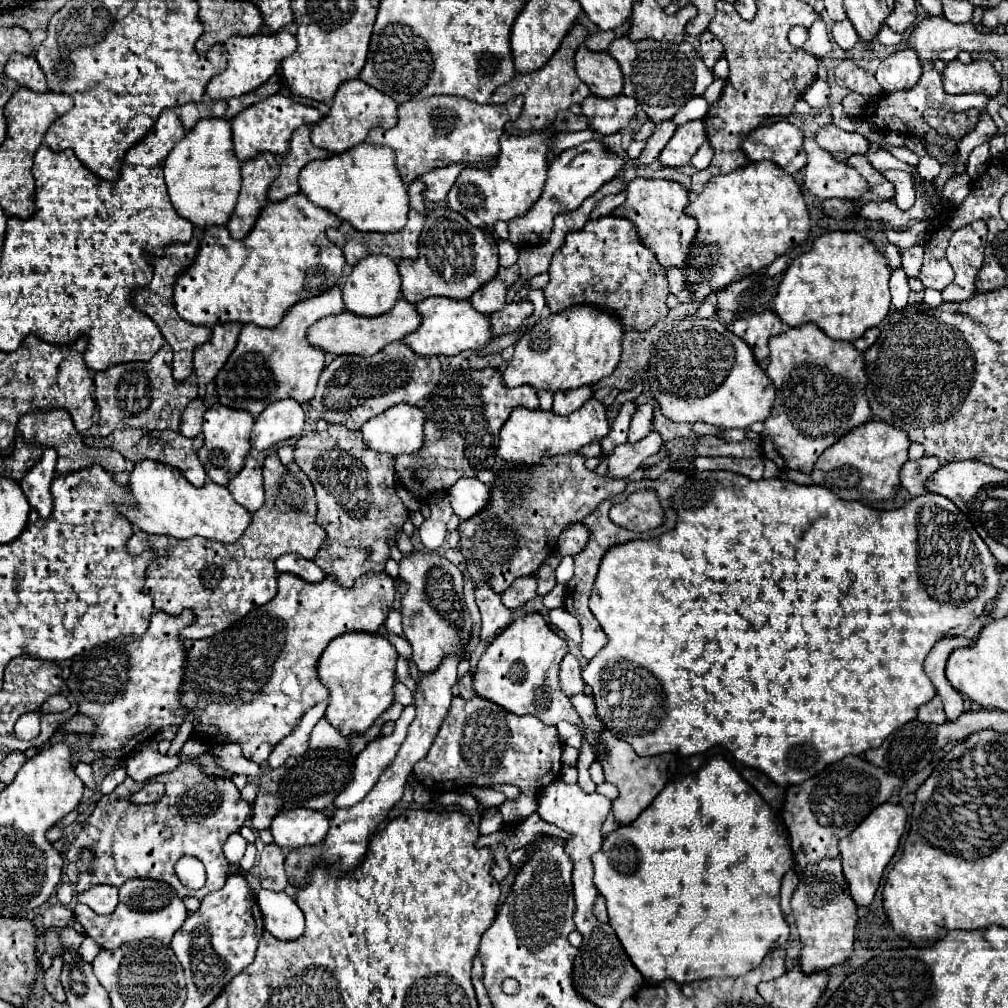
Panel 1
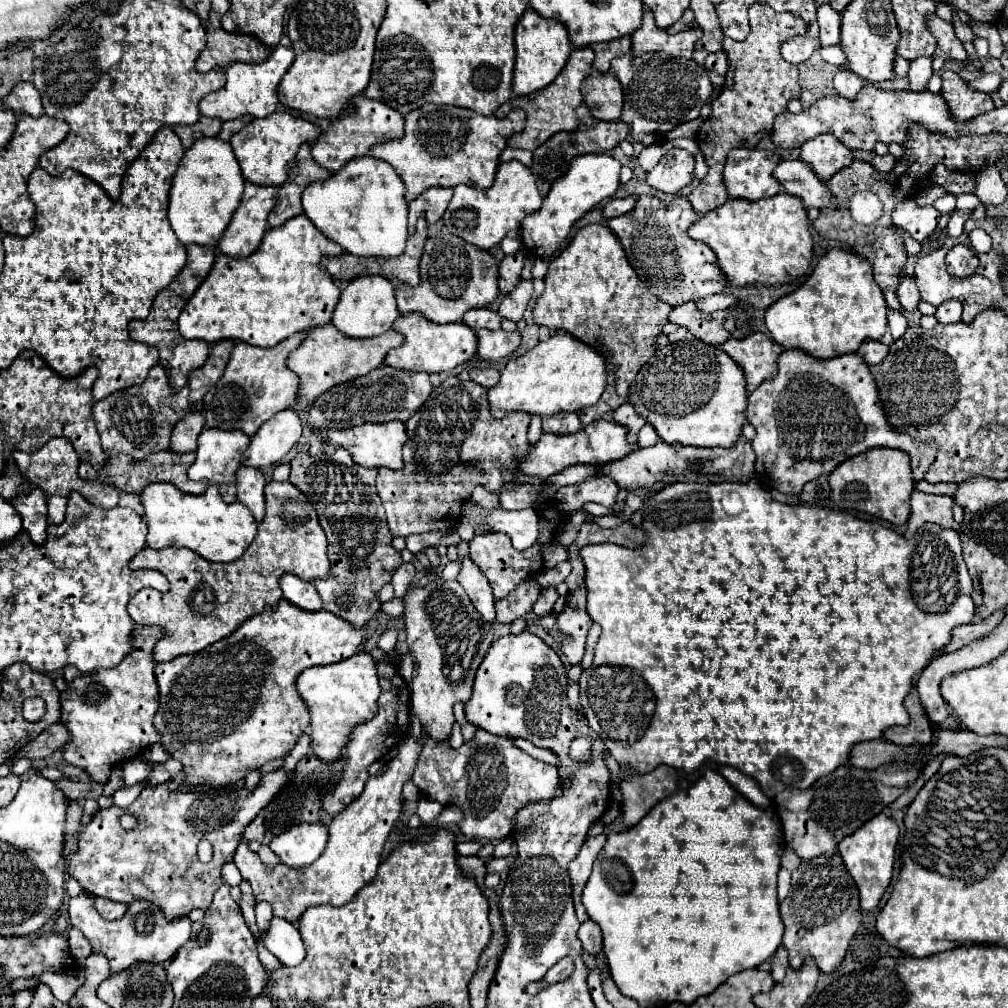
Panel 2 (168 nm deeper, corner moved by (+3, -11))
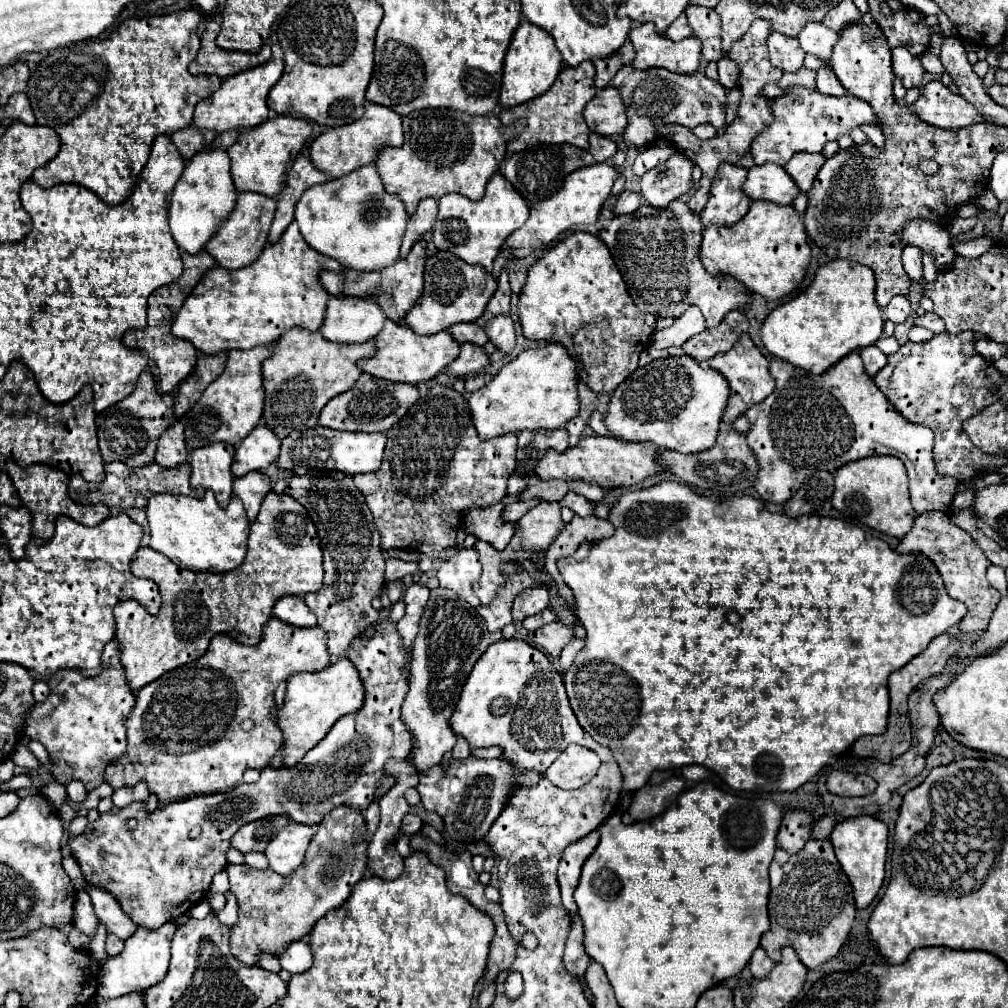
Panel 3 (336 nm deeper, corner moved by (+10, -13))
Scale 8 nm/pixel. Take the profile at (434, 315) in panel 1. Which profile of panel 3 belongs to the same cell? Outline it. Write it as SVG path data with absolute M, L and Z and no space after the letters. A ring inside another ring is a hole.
M387 321L383 331L375 337L375 347L377 347L377 353L369 359L361 359L357 367L361 367L361 371L377 379L385 379L393 383L411 383L411 385L429 381L431 377L441 373L459 355L459 345L453 343L449 331L441 331L441 335L421 337L409 331L409 327L397 325L393 321Z

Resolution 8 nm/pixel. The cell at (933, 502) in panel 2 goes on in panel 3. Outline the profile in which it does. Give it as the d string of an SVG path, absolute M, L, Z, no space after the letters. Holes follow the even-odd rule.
M929 511L925 515L919 515L915 519L911 533L905 535L905 539L901 539L901 543L897 545L897 553L903 553L903 555L919 553L933 561L933 565L937 567L937 571L945 583L947 595L965 603L965 607L967 607L967 615L959 621L959 631L979 633L979 631L987 629L991 613L995 611L995 607L1001 599L999 591L985 577L989 559L985 557L981 547L969 537L969 533L965 533L963 529L959 529L957 525L951 523L947 513Z

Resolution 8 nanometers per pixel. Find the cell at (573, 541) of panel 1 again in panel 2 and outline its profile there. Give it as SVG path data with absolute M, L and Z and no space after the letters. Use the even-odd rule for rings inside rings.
M564 561L564 563L560 563L556 569L544 569L536 579L538 579L538 583L540 583L540 587L556 587L558 583L562 583L568 575L570 575L570 569L572 569L572 565L568 563L568 561Z

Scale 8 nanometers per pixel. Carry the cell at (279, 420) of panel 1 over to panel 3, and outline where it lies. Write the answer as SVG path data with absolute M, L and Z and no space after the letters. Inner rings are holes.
M265 425L255 427L255 431L249 433L235 451L231 465L233 477L243 477L251 471L267 469L277 459L279 447L281 441Z

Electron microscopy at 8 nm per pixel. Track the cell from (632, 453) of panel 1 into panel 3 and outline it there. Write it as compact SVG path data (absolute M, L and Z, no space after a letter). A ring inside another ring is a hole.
M569 491L561 501L559 501L561 507L569 507L575 515L579 517L589 517L593 513L593 503L589 503L585 497Z

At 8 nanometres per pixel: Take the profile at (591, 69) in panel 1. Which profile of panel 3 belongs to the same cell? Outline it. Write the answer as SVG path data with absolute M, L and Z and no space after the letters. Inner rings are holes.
M615 87L601 89L593 101L587 103L583 111L587 127L603 137L617 137L623 135L627 127L627 115L625 105L621 101L621 95Z

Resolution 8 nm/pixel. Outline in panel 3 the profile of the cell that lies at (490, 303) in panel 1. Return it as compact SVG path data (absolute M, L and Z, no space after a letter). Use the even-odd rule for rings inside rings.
M457 323L449 329L449 333L453 335L453 339L461 345L461 343L473 343L477 347L483 347L489 339L485 335L485 329L477 323Z

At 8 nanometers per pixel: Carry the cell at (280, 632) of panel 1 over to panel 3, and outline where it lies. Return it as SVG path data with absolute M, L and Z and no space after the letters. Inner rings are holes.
M271 617L269 623L265 625L265 639L253 647L249 645L241 645L241 643L233 643L233 639L229 639L229 635L215 635L211 639L211 645L207 649L207 653L201 657L201 661L197 663L187 663L185 667L177 667L173 671L169 671L169 675L163 675L161 679L157 679L157 683L149 683L149 687L143 687L141 691L137 691L137 699L135 699L135 705L125 721L125 727L127 727L127 751L125 755L113 759L109 765L107 765L107 771L105 771L105 781L113 787L113 789L119 789L119 787L135 787L139 781L147 783L147 789L149 793L155 793L159 803L173 803L173 801L179 801L179 799L185 799L185 797L193 797L193 795L209 795L209 793L225 793L229 791L231 787L243 783L243 773L245 769L265 769L271 761L271 757L281 749L281 733L277 731L275 727L275 713L277 713L277 707L275 707L275 699L273 699L273 693L277 689L277 685L281 681L287 681L287 677L295 675L295 673L301 673L301 671L321 671L325 669L325 665L331 663L331 655L325 651L325 631L321 631L321 627L311 627L311 629L297 629L297 627L289 627L287 623L281 623L277 617Z

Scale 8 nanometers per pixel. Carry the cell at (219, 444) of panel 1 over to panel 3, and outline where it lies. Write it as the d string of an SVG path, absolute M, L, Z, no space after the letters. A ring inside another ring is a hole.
M213 443L191 453L191 487L211 489L219 507L227 507L231 499L231 463L235 449L229 443Z

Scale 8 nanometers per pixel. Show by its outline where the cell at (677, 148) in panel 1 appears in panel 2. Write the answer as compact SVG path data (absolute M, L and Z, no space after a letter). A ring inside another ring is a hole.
M670 149L646 175L648 185L662 193L678 193L694 179L694 157L686 149Z

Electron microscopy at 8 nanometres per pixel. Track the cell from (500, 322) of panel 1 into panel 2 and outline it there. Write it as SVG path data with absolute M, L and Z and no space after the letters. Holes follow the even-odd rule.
M478 329L476 337L478 337L478 355L490 361L498 361L506 357L522 343L522 333L518 329L516 331Z

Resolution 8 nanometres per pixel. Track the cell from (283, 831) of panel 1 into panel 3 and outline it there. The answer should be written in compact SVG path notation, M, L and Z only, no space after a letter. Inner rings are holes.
M293 821L287 823L265 849L269 867L279 875L291 875L303 863L307 845L315 831L315 825L301 825Z

